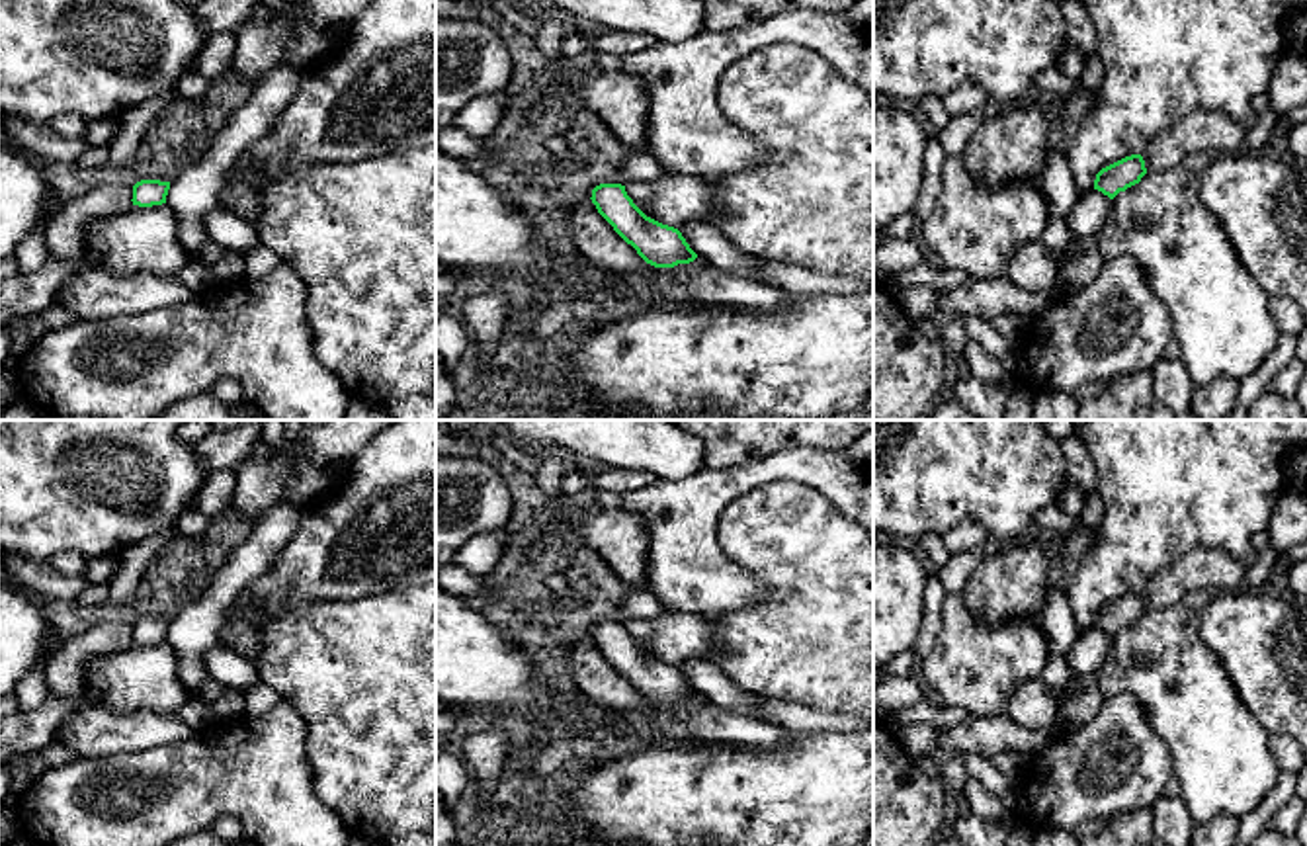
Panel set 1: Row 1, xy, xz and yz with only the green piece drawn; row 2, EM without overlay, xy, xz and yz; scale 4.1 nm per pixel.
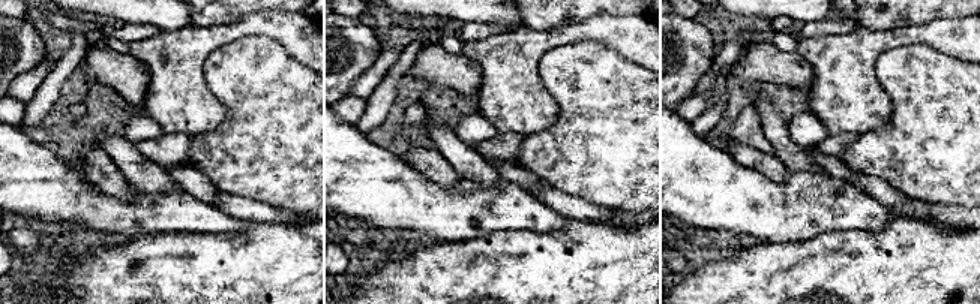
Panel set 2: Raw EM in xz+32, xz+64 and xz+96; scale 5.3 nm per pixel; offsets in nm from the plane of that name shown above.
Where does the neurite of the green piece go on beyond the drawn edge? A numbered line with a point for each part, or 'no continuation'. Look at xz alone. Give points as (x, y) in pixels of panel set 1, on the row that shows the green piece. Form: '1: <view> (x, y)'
no continuation

